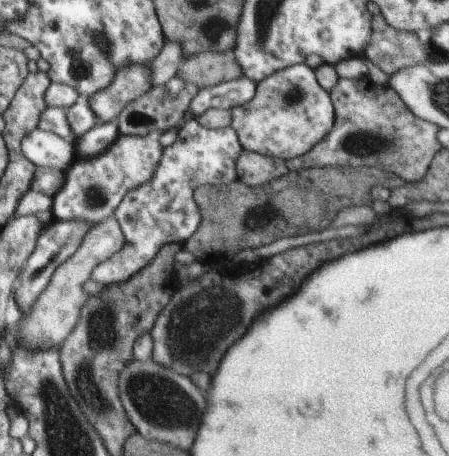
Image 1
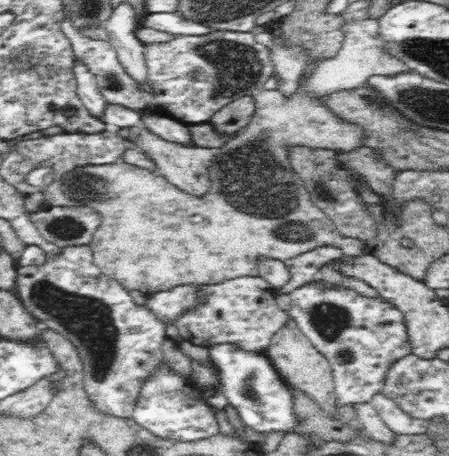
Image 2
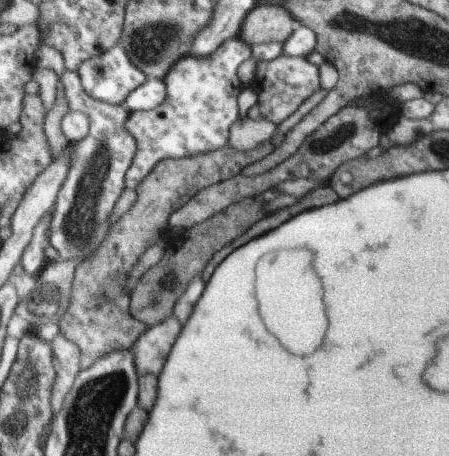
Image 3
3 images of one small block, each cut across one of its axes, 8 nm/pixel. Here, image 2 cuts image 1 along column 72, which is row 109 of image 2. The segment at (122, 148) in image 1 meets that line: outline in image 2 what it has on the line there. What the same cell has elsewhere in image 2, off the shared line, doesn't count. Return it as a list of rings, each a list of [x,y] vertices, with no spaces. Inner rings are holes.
[[[68,16],[60,22],[60,32],[72,42],[74,60],[84,64],[98,78],[100,94],[108,104],[114,104],[114,108],[130,108],[132,112],[162,108],[174,120],[190,126],[210,122],[216,112],[242,96],[256,96],[274,76],[270,52],[264,44],[256,42],[252,32],[218,30],[204,36],[176,36],[170,42],[146,44],[148,82],[142,90],[122,68],[112,42],[86,38],[72,26]]]

